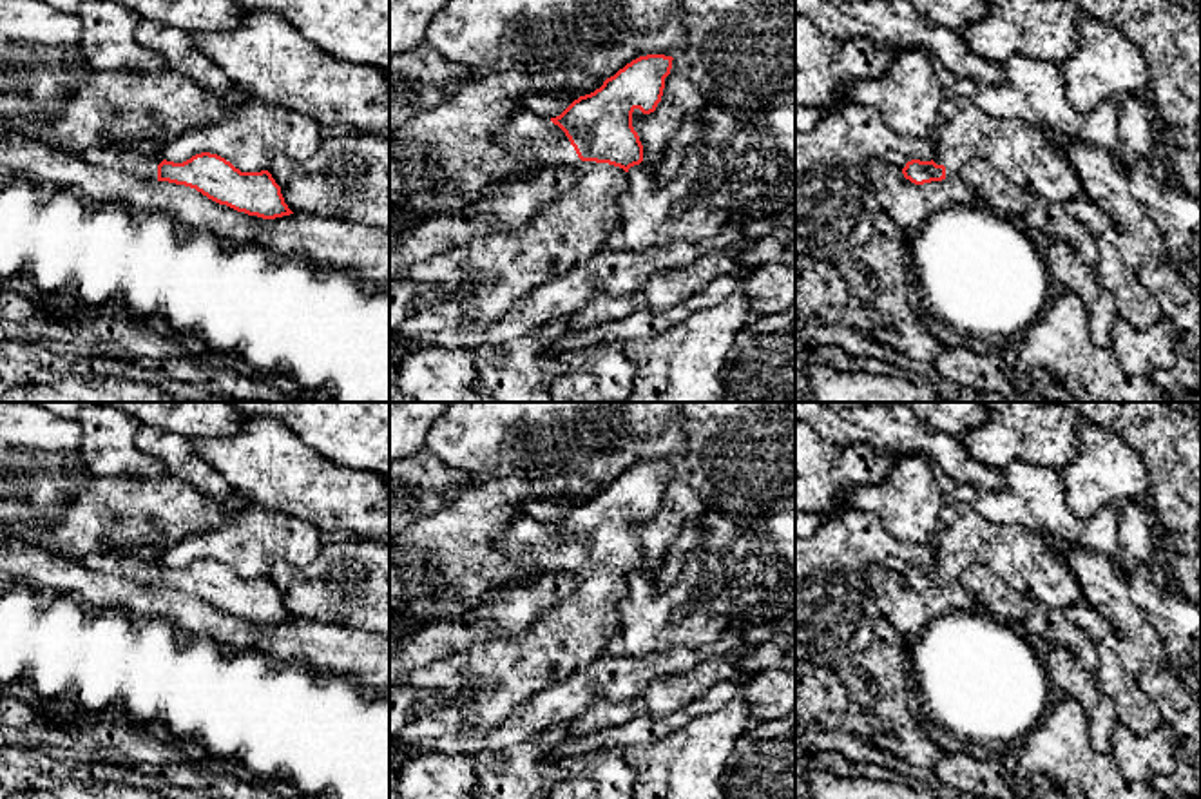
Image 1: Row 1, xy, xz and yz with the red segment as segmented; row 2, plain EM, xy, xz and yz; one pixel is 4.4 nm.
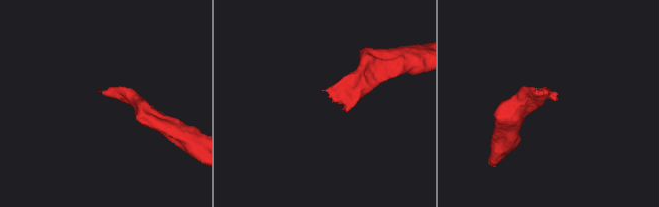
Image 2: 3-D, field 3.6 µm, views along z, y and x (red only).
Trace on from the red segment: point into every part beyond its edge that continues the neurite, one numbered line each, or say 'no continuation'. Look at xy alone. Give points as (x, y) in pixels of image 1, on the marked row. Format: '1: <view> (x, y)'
1: xy (142, 160)

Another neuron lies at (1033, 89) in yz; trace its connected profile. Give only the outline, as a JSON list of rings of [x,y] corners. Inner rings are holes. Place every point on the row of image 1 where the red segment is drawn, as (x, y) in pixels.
[[[1013,54],[996,65],[1005,76],[1000,85],[975,85],[938,62],[933,67],[946,94],[966,96],[985,114],[1018,118],[1047,136],[1065,136],[1071,143],[1085,143],[1114,158],[1123,156],[1118,132],[1121,100],[1112,98],[1096,111],[1078,112],[1065,94],[1060,63]]]

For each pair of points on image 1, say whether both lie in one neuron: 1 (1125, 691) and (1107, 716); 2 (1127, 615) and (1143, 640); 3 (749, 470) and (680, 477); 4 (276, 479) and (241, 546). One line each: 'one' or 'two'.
1: two
2: one
3: two
4: two

